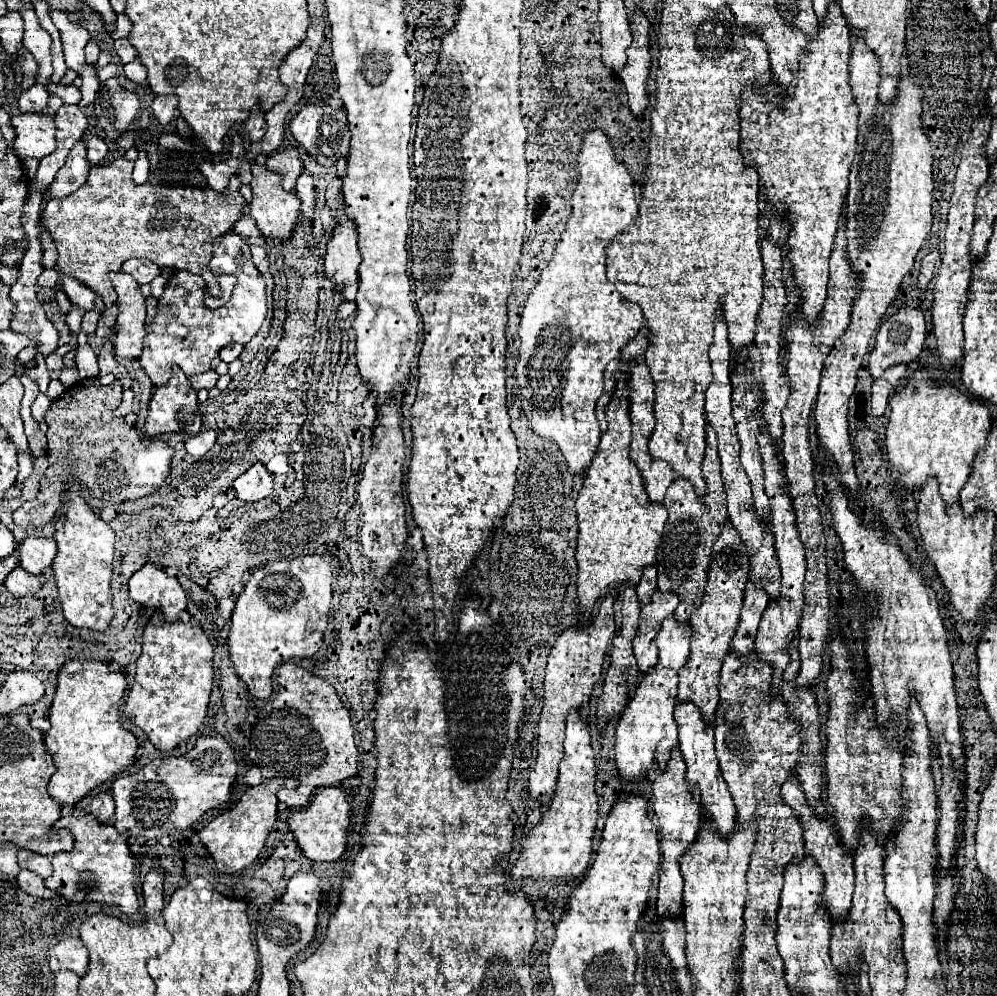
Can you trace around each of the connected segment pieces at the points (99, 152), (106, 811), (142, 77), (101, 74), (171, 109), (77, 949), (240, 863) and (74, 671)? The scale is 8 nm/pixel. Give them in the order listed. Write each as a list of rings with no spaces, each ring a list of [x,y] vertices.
[[[90,133],[90,135],[84,135],[84,139],[88,141],[86,143],[86,151],[88,151],[88,161],[92,163],[92,165],[96,165],[96,163],[100,163],[104,157],[106,157],[106,153],[108,153],[108,147],[106,147],[106,143],[100,139],[100,137],[96,137],[94,133]]]
[[[100,791],[92,797],[90,811],[100,819],[100,821],[112,821],[114,819],[114,801],[110,797],[110,791]]]
[[[136,57],[132,63],[124,65],[124,73],[128,79],[132,79],[136,85],[144,85],[146,83],[146,67],[140,61],[140,57]]]
[[[92,63],[90,67],[96,69],[96,77],[98,77],[98,81],[108,81],[108,79],[112,79],[112,77],[116,75],[116,67],[118,67],[118,63],[108,63],[106,67],[98,67],[96,63]]]
[[[158,95],[152,103],[152,115],[160,121],[160,123],[170,123],[170,119],[176,115],[176,95]]]
[[[64,937],[62,941],[58,941],[50,949],[48,955],[50,955],[48,957],[48,967],[52,971],[68,969],[68,971],[74,971],[80,977],[86,973],[86,967],[88,967],[88,949],[80,941],[80,937]]]
[[[264,779],[260,785],[250,787],[234,809],[218,815],[210,825],[206,825],[198,833],[202,843],[210,851],[210,855],[216,859],[216,865],[220,871],[236,873],[236,871],[242,871],[244,867],[248,867],[250,863],[254,863],[260,849],[264,847],[264,841],[266,841],[272,825],[276,823],[276,817],[278,817],[276,793],[280,787],[294,789],[294,787],[298,787],[298,781],[296,779]]]
[[[66,661],[58,673],[58,687],[48,713],[50,731],[44,745],[56,761],[56,773],[48,791],[62,805],[76,805],[90,789],[108,781],[118,771],[134,763],[138,739],[122,723],[120,701],[126,691],[122,671],[110,671],[102,661]]]

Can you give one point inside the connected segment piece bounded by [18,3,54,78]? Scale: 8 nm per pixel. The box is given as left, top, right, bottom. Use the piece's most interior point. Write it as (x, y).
(37, 41)

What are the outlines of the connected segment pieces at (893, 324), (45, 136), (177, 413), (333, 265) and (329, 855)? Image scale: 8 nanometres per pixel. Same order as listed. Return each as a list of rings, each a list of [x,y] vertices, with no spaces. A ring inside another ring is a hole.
[[[900,309],[878,329],[868,369],[878,379],[888,367],[918,361],[926,341],[926,323],[920,309]]]
[[[50,95],[48,105],[40,113],[20,113],[10,119],[16,139],[14,139],[14,153],[24,157],[42,159],[56,149],[56,113],[63,105],[58,95]]]
[[[174,367],[170,381],[166,385],[162,385],[162,387],[156,387],[156,391],[152,395],[150,409],[148,409],[146,423],[144,423],[144,429],[142,431],[144,431],[146,437],[156,437],[156,435],[162,435],[162,433],[196,435],[196,433],[200,433],[200,427],[202,427],[200,417],[202,415],[198,411],[196,391],[190,387],[188,377],[178,367]]]
[[[344,219],[338,223],[326,243],[326,255],[324,255],[324,271],[326,275],[338,283],[356,283],[358,281],[358,263],[360,253],[356,245],[356,227],[354,219]]]
[[[326,787],[316,793],[316,799],[312,805],[308,805],[302,811],[296,811],[290,815],[288,825],[294,831],[296,843],[300,845],[302,853],[312,861],[336,861],[342,857],[346,849],[346,831],[350,825],[350,809],[352,803],[348,795],[338,787]]]

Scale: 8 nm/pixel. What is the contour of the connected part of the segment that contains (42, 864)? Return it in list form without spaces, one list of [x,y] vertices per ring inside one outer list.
[[[20,849],[20,851],[18,851],[18,863],[20,863],[20,867],[26,867],[26,869],[38,873],[38,875],[44,877],[44,879],[52,873],[50,857],[42,857],[42,855],[30,853],[30,851],[26,851],[26,849]]]

